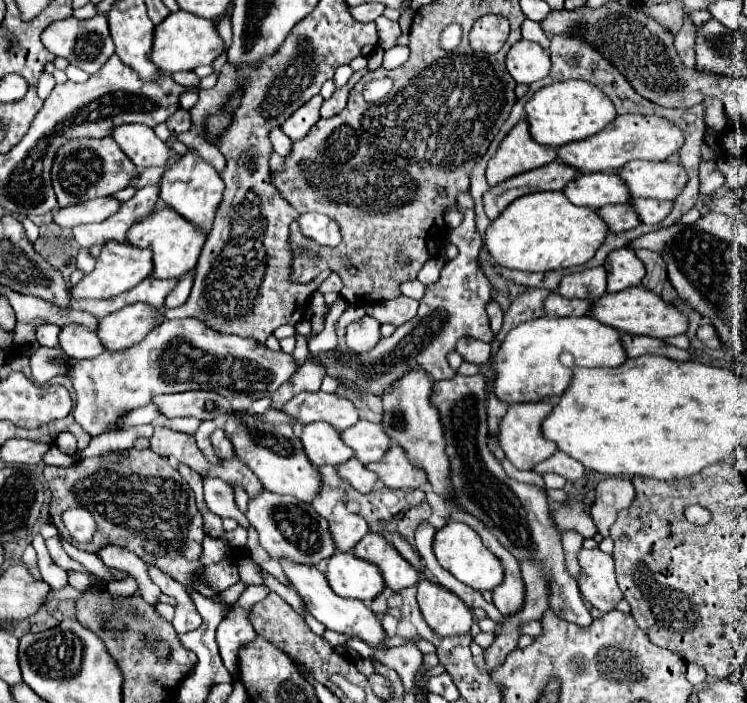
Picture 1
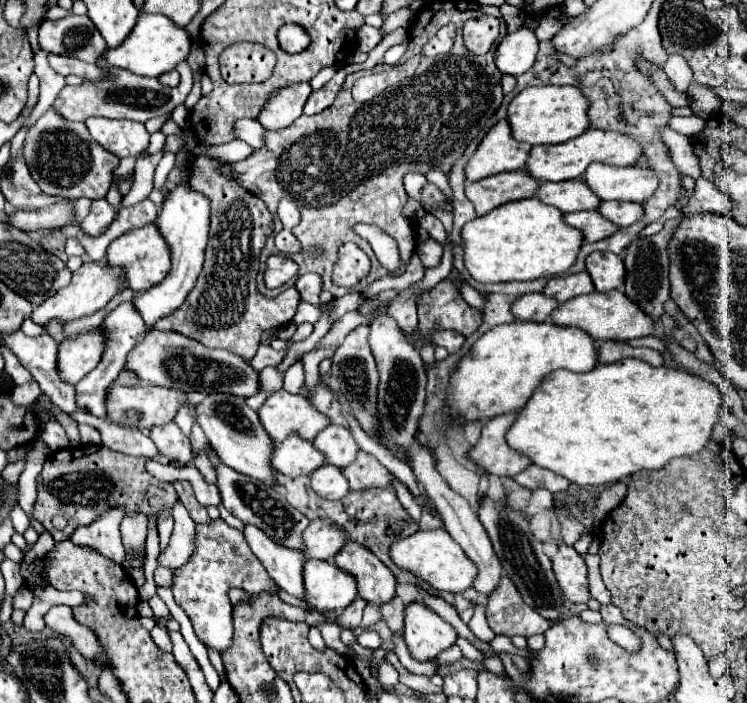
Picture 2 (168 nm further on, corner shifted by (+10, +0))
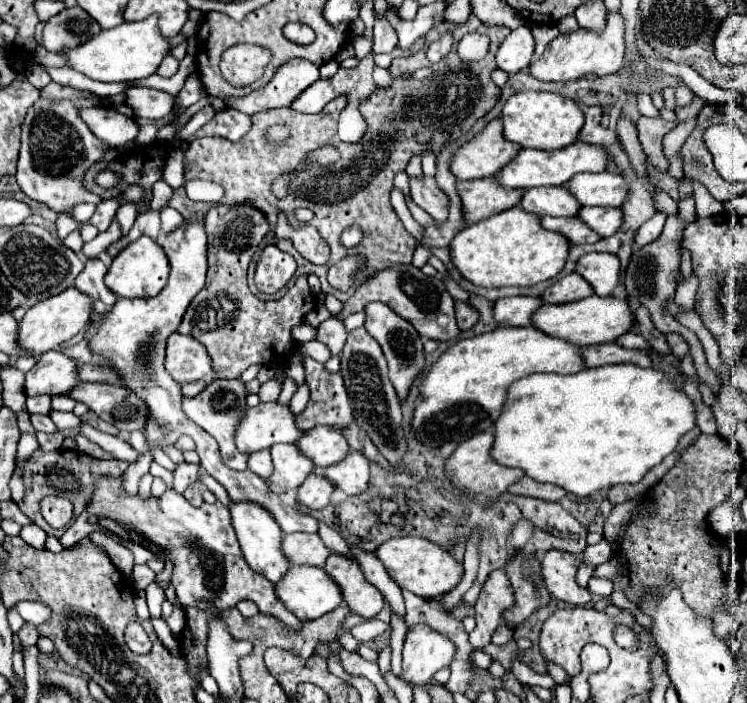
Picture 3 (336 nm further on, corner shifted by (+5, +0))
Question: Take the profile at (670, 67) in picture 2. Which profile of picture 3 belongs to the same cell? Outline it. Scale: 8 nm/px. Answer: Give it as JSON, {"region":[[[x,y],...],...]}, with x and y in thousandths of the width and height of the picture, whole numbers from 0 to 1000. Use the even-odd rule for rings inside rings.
{"region":[[[910,115],[910,118],[905,121],[905,155],[924,149],[924,147],[926,147],[926,141],[929,141],[926,129],[924,129],[924,127]]]}

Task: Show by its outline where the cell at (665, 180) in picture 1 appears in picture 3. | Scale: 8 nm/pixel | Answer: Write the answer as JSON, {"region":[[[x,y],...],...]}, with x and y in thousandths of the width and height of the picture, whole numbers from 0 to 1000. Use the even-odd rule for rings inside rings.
{"region":[[[774,246],[768,249],[758,269],[771,280],[776,292],[801,294],[830,294],[838,286],[841,263],[827,246]]]}

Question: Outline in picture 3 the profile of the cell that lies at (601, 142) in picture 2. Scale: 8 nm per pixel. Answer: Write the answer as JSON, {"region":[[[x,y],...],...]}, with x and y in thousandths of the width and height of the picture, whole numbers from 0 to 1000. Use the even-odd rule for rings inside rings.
{"region":[[[779,201],[766,203],[758,212],[744,212],[744,215],[718,215],[718,212],[696,212],[693,220],[677,235],[672,243],[661,249],[667,263],[675,263],[677,269],[710,269],[710,266],[723,266],[723,263],[739,263],[750,266],[768,252],[768,246],[801,246],[809,243],[811,238],[811,218],[801,212],[798,206],[779,206]]]}

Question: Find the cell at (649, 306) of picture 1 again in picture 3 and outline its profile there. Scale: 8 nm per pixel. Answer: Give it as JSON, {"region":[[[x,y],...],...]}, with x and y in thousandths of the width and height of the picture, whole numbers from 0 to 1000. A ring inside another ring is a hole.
{"region":[[[790,420],[779,428],[766,428],[766,431],[758,431],[758,434],[723,434],[712,445],[712,462],[718,468],[723,468],[726,474],[731,474],[736,479],[755,482],[755,485],[760,485],[771,494],[822,485],[830,477],[843,471],[846,454],[849,454],[849,448],[846,448],[843,437],[838,434],[838,428],[817,422],[817,420],[814,422]]]}

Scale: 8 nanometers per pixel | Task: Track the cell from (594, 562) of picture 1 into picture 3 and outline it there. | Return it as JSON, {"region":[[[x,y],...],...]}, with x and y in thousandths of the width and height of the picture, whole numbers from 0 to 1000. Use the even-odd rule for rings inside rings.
{"region":[[[739,781],[728,787],[723,801],[726,801],[726,824],[736,849],[766,861],[790,858],[793,852],[790,841],[774,835],[768,826],[771,812],[776,807],[776,795],[771,789]]]}

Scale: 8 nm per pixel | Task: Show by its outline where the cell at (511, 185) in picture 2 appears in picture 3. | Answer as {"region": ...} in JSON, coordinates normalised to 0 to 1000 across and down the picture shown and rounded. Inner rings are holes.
{"region":[[[661,252],[613,257],[610,272],[618,286],[618,303],[624,317],[640,317],[651,309],[672,303],[693,292],[699,280],[696,269],[675,269],[664,260]]]}

